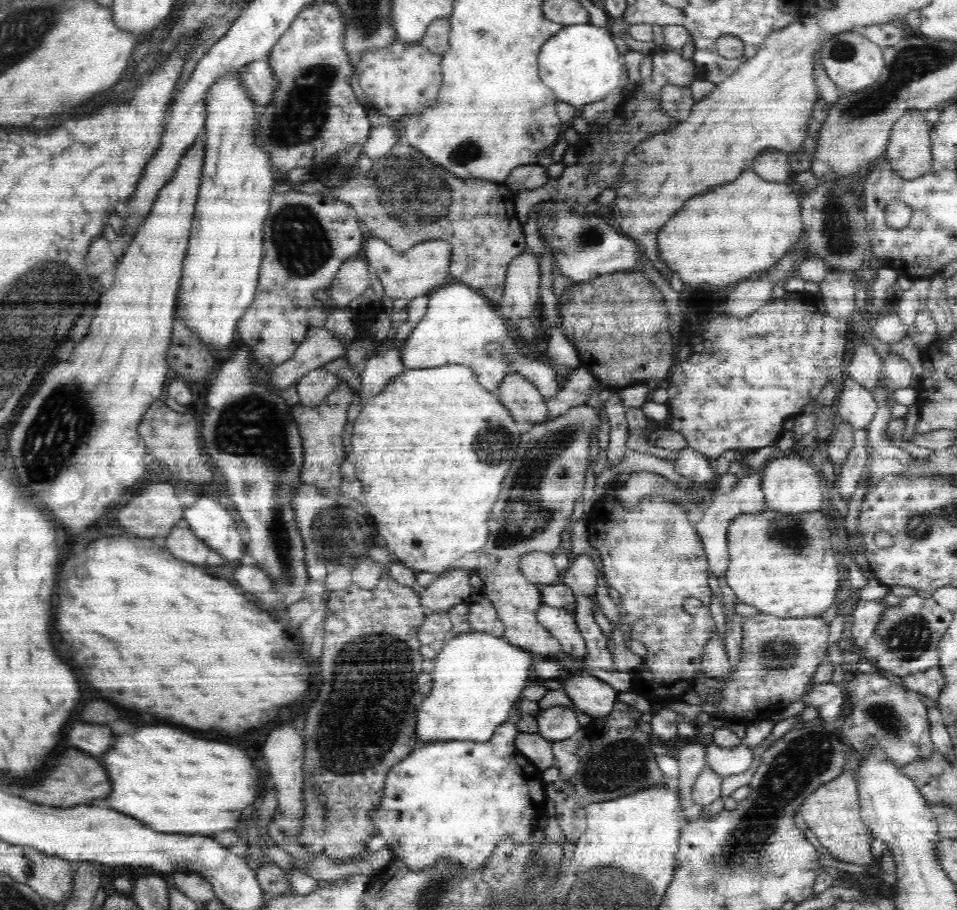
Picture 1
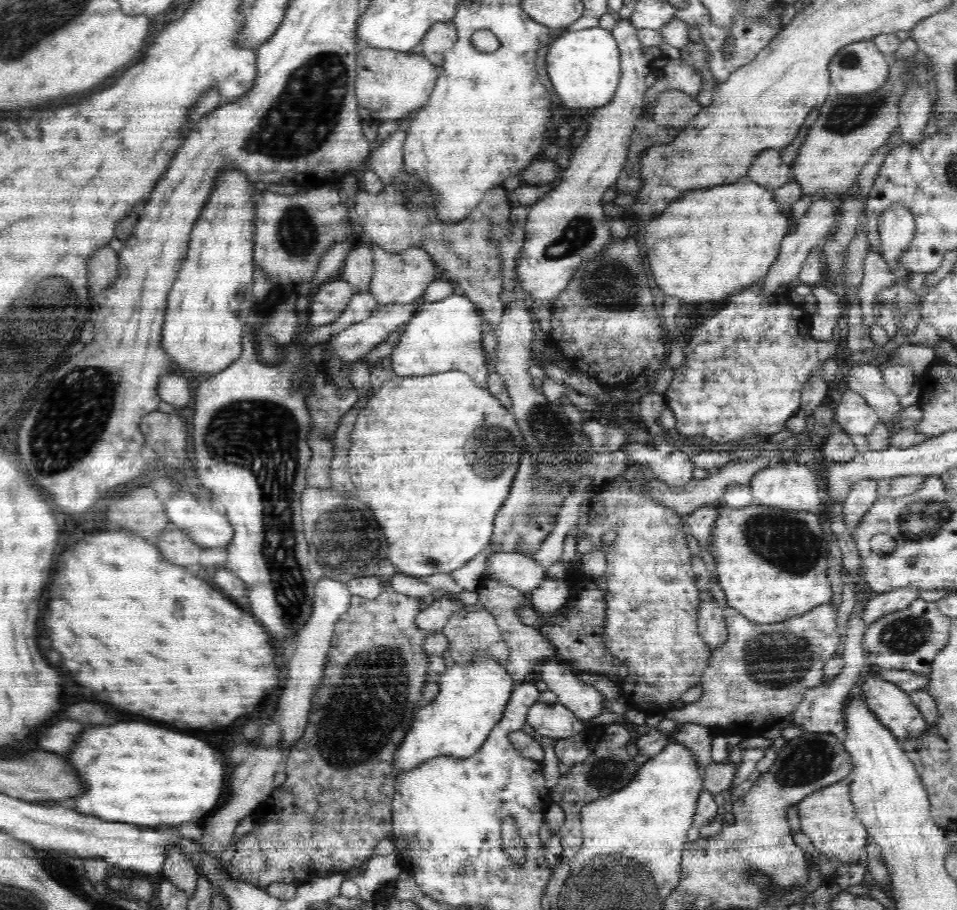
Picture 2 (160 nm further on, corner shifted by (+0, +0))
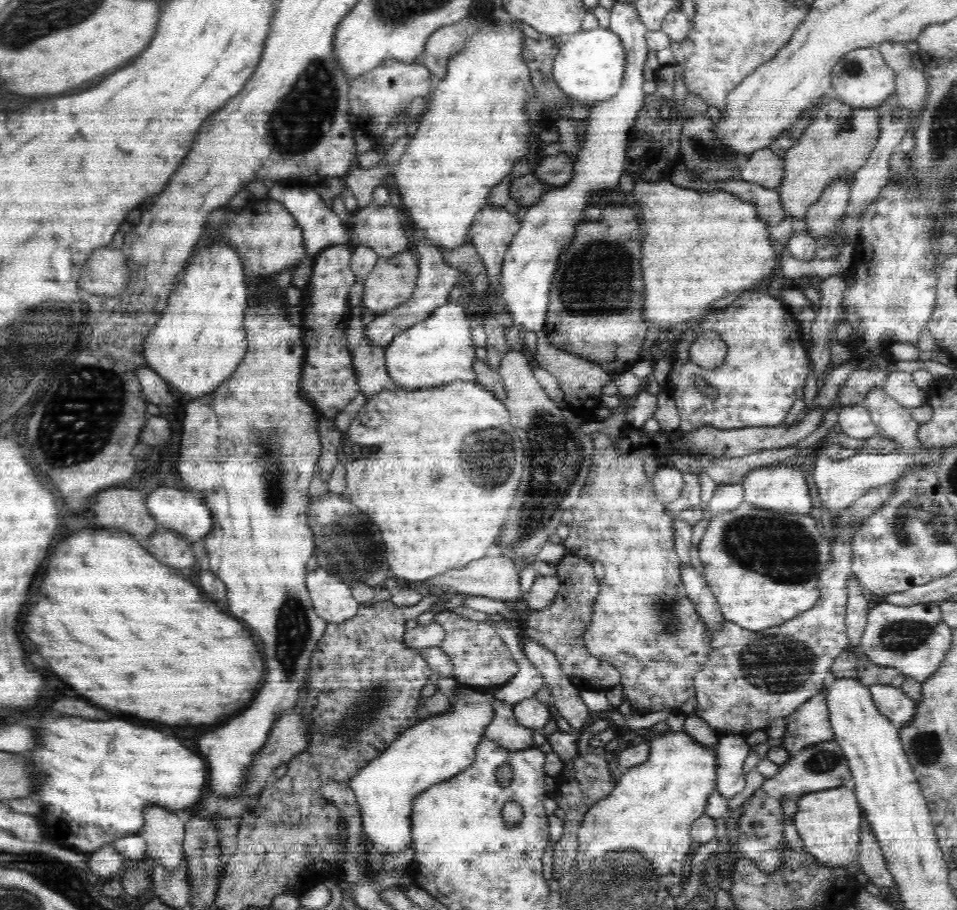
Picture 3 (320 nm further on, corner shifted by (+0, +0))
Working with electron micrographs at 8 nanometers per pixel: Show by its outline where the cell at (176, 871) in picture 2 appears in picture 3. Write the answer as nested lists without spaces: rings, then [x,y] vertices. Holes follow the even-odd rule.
[[[158,806],[144,808],[144,826],[138,831],[146,841],[147,853],[154,864],[175,869],[185,860],[184,833],[190,812],[170,812]]]

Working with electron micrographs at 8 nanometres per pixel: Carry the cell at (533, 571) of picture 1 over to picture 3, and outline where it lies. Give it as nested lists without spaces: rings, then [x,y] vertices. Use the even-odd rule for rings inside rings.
[[[492,551],[486,557],[468,562],[462,568],[450,569],[434,578],[420,581],[415,584],[415,588],[429,594],[436,588],[449,591],[451,594],[460,593],[462,596],[489,596],[508,602],[519,600],[522,594],[522,585],[520,585],[519,572],[514,569],[514,562],[504,558],[501,554]]]

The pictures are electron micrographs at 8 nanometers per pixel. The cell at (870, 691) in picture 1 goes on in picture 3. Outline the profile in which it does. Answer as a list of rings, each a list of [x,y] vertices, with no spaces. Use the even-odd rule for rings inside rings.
[[[874,684],[874,686],[869,686],[869,689],[878,710],[898,727],[910,723],[914,718],[917,703],[901,688]]]

